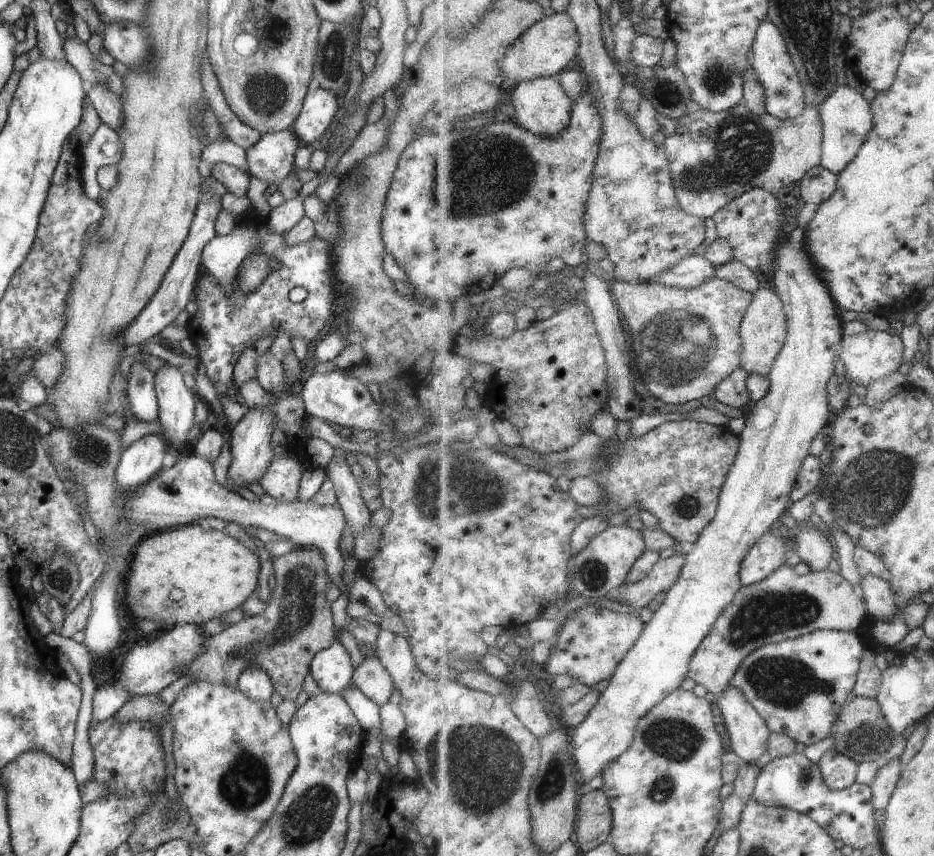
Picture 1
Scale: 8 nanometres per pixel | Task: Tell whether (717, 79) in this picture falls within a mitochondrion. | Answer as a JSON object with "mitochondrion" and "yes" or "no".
{"mitochondrion":"yes"}

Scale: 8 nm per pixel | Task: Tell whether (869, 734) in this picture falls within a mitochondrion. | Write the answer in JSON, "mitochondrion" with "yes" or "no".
{"mitochondrion":"yes"}

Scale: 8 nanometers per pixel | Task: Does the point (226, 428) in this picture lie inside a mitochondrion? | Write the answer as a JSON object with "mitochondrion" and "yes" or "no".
{"mitochondrion":"no"}

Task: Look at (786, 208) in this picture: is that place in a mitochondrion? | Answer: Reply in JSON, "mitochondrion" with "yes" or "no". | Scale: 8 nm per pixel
{"mitochondrion":"no"}

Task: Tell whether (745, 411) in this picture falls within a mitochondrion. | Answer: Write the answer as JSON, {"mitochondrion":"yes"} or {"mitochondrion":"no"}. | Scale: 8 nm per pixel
{"mitochondrion":"no"}

